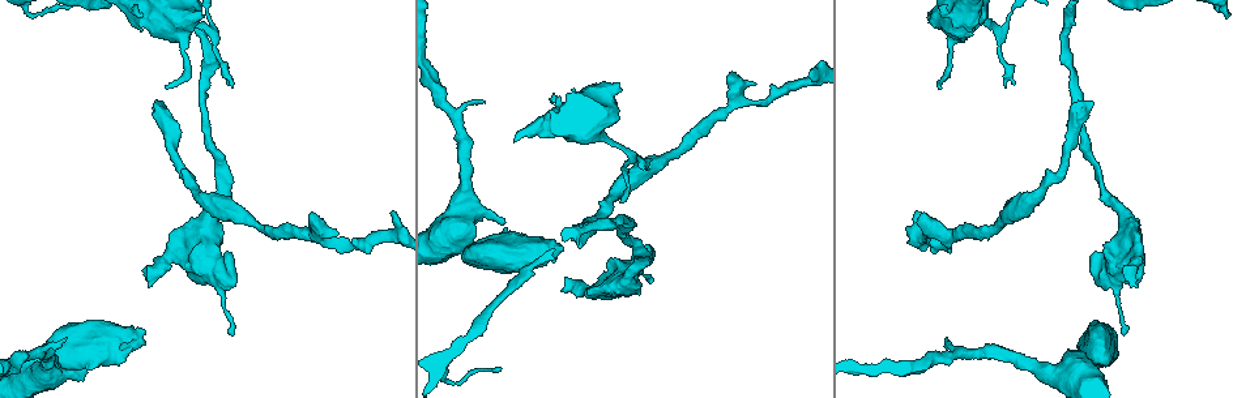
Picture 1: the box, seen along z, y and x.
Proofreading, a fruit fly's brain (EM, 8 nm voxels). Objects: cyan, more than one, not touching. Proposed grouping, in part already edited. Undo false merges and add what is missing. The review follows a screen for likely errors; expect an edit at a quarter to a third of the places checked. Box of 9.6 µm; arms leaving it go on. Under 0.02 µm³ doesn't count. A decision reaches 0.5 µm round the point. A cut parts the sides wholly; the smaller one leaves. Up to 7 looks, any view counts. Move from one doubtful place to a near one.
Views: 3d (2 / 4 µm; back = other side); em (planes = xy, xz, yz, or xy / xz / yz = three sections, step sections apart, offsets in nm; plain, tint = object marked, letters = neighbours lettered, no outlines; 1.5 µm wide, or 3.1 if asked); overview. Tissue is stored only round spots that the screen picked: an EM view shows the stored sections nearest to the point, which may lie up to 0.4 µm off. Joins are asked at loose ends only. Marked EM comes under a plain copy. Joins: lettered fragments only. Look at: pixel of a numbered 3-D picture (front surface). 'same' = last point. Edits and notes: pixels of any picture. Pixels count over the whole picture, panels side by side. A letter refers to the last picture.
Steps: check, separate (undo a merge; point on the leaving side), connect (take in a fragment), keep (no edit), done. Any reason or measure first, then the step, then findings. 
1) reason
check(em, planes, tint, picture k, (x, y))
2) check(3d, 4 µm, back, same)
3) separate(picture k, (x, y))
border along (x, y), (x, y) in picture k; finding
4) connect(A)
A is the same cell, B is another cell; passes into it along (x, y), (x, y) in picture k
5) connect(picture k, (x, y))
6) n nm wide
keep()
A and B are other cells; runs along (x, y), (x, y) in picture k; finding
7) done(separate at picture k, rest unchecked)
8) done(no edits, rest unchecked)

branch stops here
check(em, planes, letters, picture 1, (67, 338))

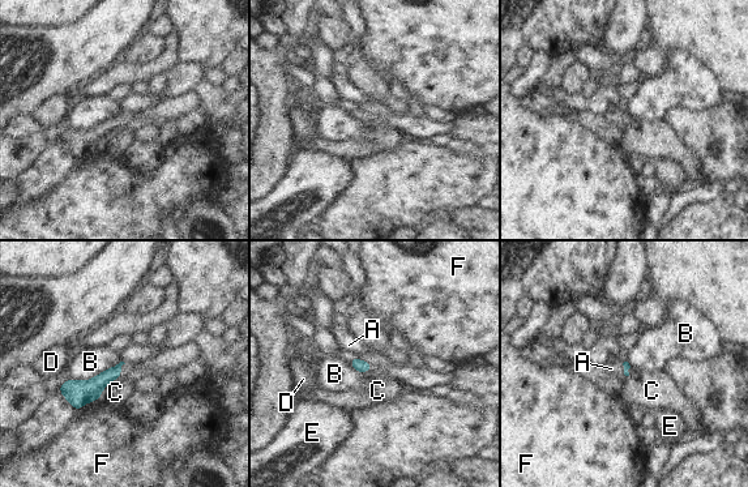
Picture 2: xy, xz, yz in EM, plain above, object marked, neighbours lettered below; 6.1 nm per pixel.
keep()
A, B, C, D, E and F are other cells; border along (120, 362), (90, 379), (69, 379) in picture 2; none of them fits

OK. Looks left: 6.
an open end
check(em, xy, step 4, tint, picture 1, (142, 329))

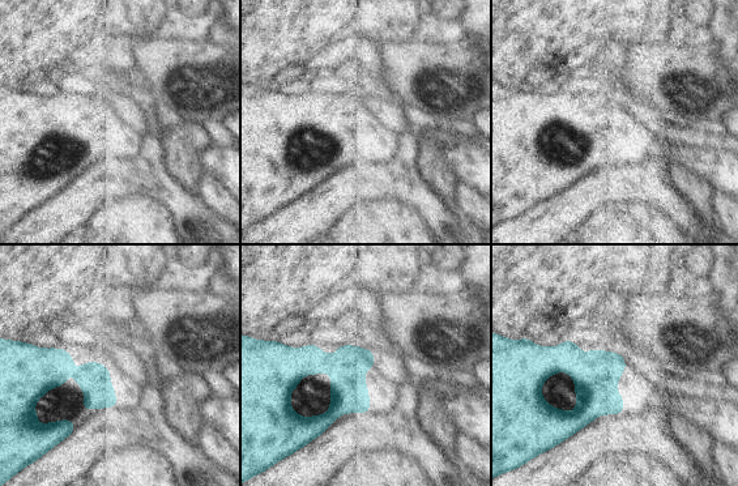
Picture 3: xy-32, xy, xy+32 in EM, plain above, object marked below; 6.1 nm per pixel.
check(em, planes, letters, same)

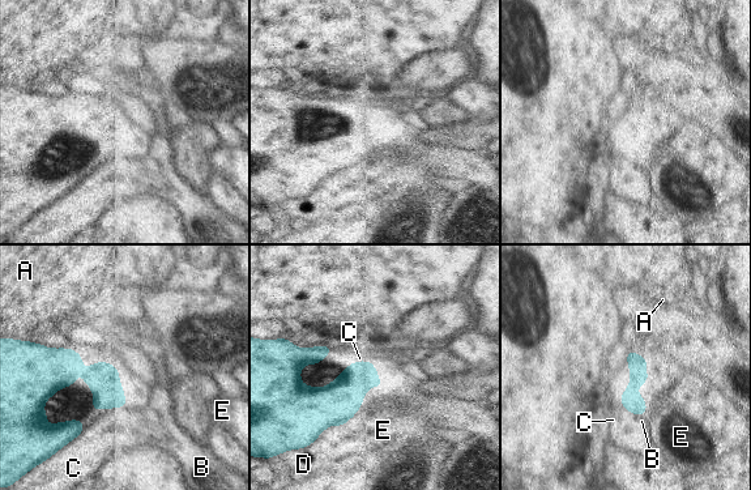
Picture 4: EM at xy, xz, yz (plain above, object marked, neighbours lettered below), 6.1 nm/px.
keep()
A, B, C, D and E are other cells; runs along (46, 352), (122, 403) in picture 4; none of them fits

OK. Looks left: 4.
thick turns thin
check(3d, 2 µm, picture 1, (631, 269))

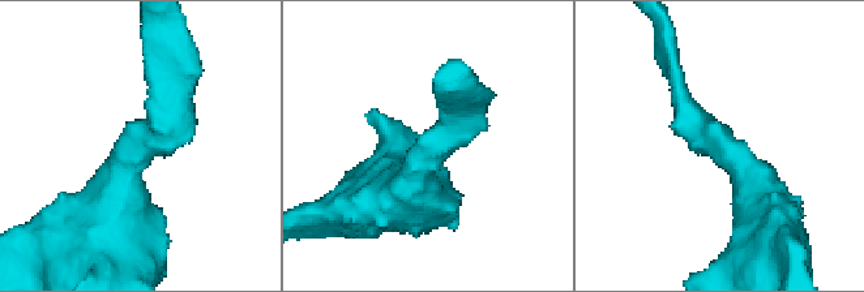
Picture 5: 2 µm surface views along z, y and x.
arms of 170, 550 nm; shape alone is not enough
check(em, yz, step 4, tint, picture 5, (138, 151))

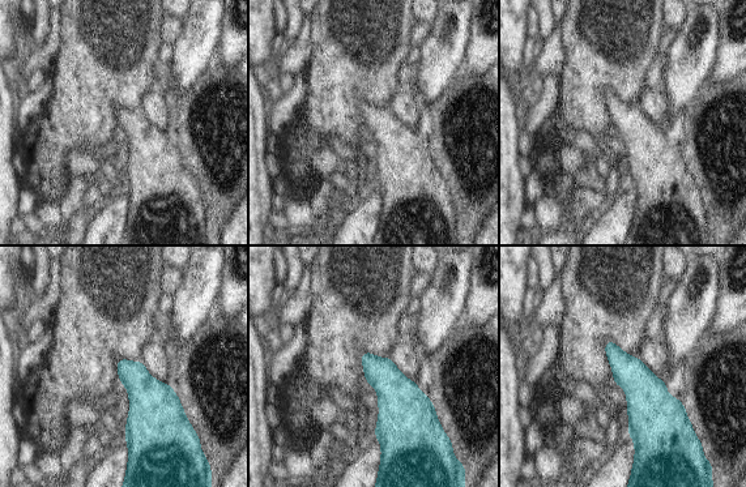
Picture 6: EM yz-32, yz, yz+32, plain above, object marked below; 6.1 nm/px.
another direction
check(em, planes, letters, same)

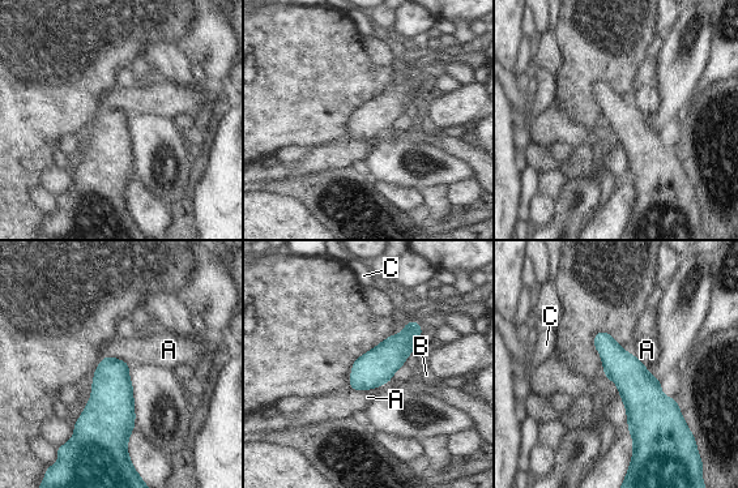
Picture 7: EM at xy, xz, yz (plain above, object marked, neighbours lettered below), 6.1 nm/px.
keep()
A, B and C are other cells; border along (110, 355), (129, 363) in picture 7; continuous, no second cell

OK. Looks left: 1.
done(no edits, rest unchecked)

